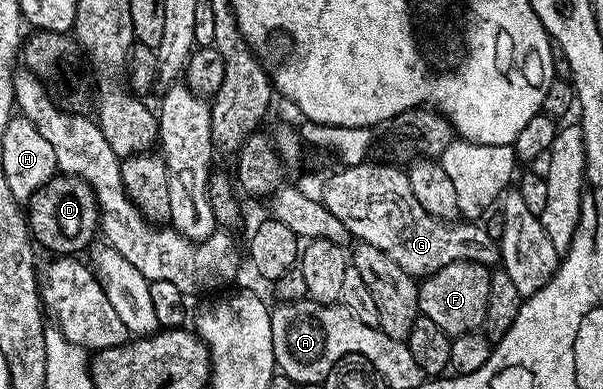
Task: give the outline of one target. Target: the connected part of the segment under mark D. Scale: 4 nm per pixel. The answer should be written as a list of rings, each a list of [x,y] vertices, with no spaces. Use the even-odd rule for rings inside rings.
[[[58,174],[39,186],[27,202],[27,223],[30,237],[38,245],[57,256],[81,254],[94,243],[93,235],[99,232],[100,210],[92,186],[83,178]],[[90,243],[90,244],[89,244]],[[89,244],[89,245],[88,245]]]

